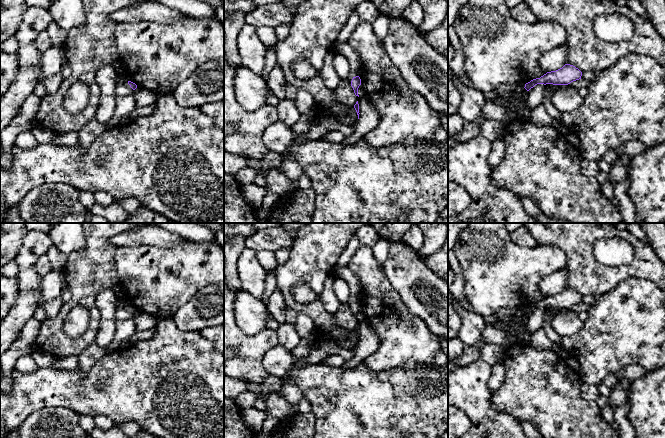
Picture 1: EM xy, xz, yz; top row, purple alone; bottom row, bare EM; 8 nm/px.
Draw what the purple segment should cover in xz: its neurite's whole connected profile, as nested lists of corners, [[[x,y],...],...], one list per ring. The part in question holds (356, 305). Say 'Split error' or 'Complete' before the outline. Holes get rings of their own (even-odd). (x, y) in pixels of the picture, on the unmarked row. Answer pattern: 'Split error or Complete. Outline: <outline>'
Split error. Outline: [[[338,267],[336,278],[343,279],[350,288],[351,299],[353,303],[351,305],[351,310],[354,314],[356,320],[358,319],[358,312],[361,309],[360,298],[360,284],[358,276],[348,267]]]

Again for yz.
Split error. Outline: [[[565,288],[562,292],[547,296],[540,302],[531,304],[524,307],[509,307],[501,309],[497,314],[484,317],[486,324],[493,324],[495,321],[503,319],[505,317],[513,316],[521,312],[525,312],[529,315],[537,308],[553,308],[553,309],[568,309],[573,305],[581,303],[582,296],[573,289]]]

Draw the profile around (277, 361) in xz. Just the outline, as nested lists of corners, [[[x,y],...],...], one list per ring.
[[[280,344],[266,352],[262,363],[270,376],[280,379],[282,379],[294,365],[291,351]]]

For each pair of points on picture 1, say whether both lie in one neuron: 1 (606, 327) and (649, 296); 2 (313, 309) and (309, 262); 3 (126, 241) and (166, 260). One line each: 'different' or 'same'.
1: same
2: same
3: different

